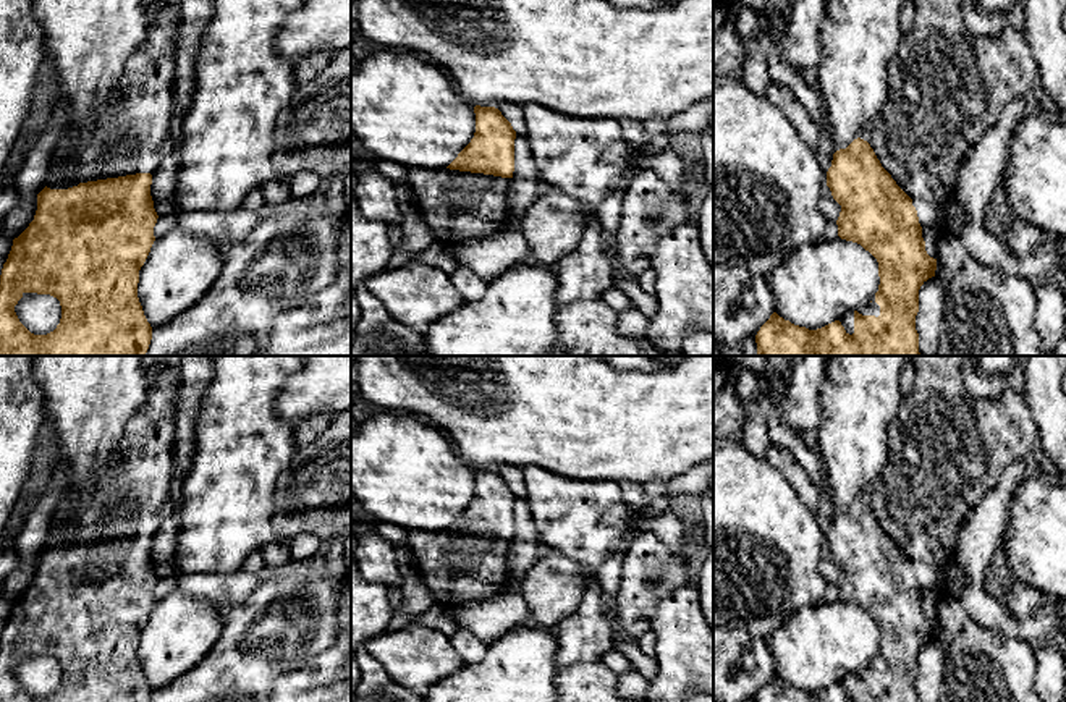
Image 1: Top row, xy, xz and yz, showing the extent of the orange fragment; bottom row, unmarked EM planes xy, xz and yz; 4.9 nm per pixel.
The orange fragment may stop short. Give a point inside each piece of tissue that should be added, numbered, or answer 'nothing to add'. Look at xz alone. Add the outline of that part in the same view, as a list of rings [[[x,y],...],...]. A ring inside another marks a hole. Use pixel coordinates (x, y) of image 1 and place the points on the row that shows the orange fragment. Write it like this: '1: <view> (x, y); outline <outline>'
1: xz (458, 206); outline [[[411,168],[408,186],[435,241],[451,247],[500,235],[508,222],[511,178],[443,168]]]

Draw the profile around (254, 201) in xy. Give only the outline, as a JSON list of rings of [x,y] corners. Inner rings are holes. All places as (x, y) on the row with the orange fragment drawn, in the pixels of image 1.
[[[259,189],[251,191],[241,202],[241,207],[262,214],[265,210],[264,196]]]

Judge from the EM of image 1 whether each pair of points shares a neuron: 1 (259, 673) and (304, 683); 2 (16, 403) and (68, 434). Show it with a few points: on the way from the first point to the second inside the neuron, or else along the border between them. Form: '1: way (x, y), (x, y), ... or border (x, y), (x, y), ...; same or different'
1: border (311, 659), (282, 675), (272, 685); different
2: border (38, 384), (47, 421); different

